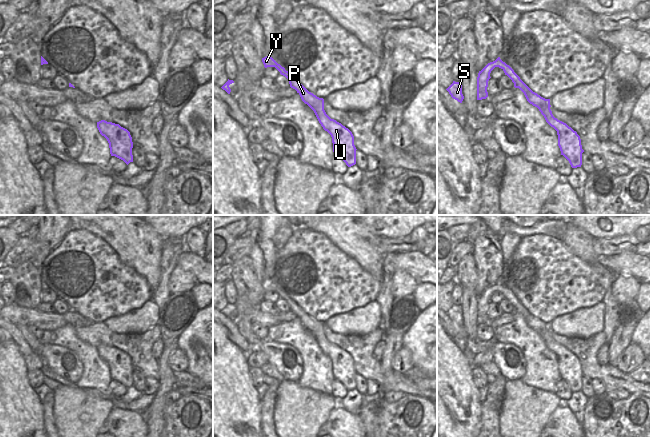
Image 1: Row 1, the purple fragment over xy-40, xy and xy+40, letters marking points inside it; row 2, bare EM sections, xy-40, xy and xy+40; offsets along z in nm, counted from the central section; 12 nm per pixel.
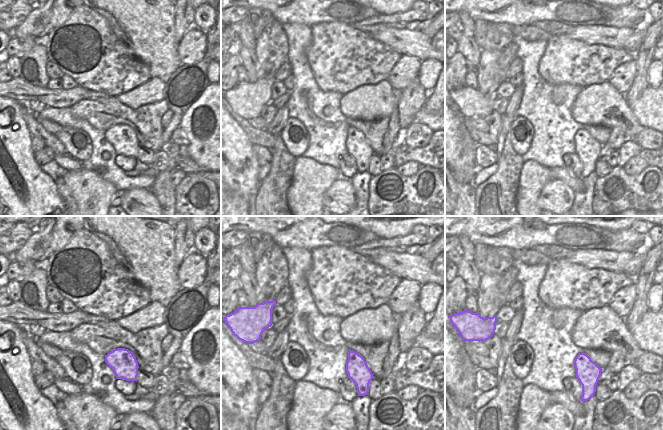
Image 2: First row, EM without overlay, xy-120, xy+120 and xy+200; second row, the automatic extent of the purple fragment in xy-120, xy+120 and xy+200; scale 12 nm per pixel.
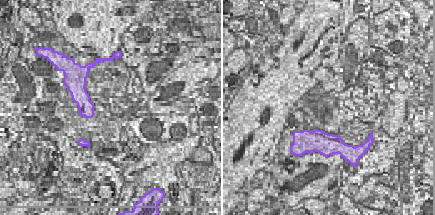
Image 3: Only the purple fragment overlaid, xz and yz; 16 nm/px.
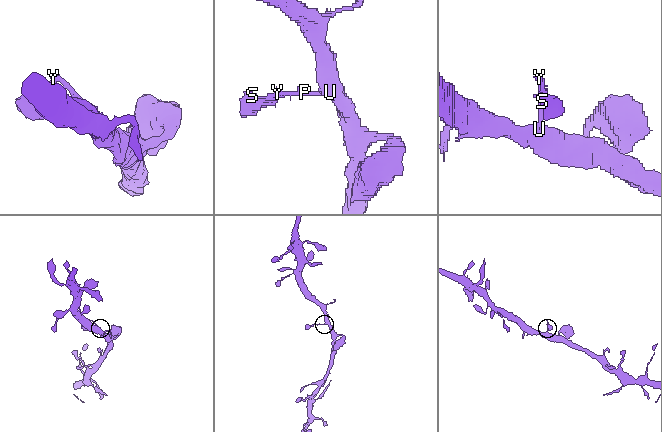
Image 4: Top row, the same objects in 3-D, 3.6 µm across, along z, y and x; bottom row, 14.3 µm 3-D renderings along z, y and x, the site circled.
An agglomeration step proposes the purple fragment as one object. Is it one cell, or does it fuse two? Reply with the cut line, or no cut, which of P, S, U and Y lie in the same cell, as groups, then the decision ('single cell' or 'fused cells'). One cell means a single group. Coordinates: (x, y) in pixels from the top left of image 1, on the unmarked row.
no cut | P S U Y | single cell

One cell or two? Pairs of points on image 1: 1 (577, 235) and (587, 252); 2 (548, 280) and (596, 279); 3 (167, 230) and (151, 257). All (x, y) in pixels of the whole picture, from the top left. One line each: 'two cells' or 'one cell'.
1: one cell
2: one cell
3: two cells

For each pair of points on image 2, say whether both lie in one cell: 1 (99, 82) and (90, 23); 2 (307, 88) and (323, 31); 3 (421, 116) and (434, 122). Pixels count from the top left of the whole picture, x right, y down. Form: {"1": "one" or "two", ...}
{"1": "one", "2": "two", "3": "one"}

